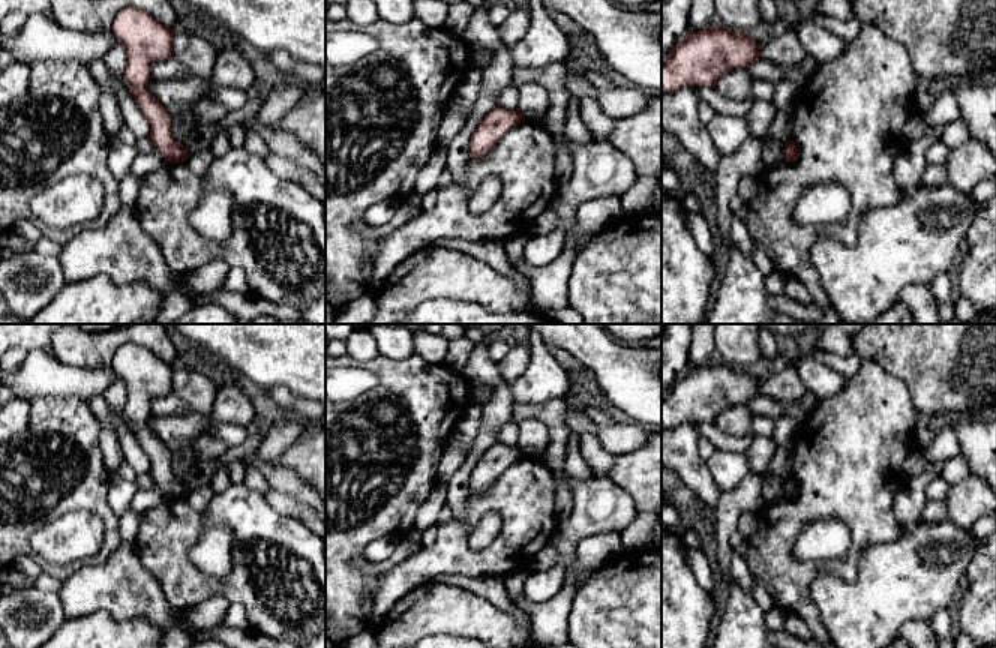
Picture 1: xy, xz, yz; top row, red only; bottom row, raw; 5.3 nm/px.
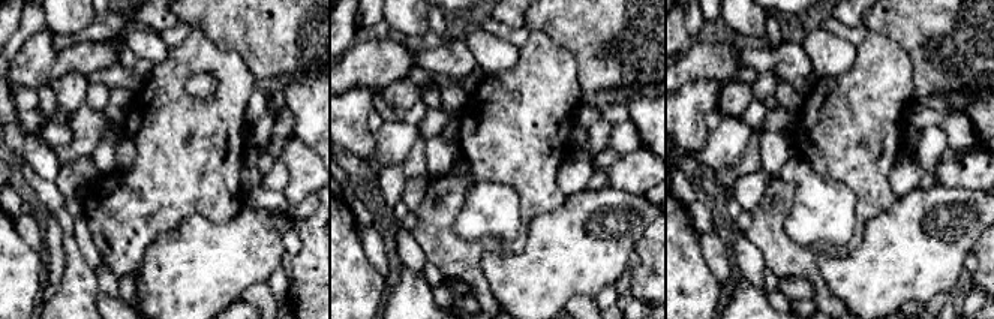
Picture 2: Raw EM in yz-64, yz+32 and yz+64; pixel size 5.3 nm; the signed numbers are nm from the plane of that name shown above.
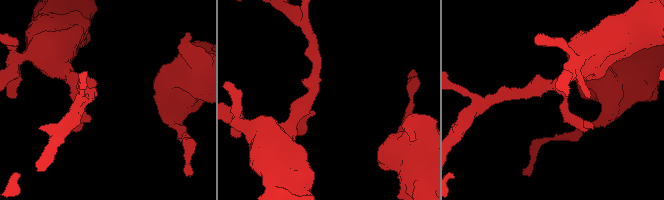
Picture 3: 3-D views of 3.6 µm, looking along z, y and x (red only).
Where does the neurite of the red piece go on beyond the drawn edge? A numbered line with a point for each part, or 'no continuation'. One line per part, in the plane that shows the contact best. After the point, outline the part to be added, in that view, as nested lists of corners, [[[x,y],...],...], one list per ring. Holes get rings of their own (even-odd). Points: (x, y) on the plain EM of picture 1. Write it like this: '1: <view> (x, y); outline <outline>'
no continuation

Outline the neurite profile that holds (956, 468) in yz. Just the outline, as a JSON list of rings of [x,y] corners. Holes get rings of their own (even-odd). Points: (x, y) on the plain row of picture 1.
[[[958,453],[944,462],[942,477],[951,486],[964,480],[970,474],[966,458]]]

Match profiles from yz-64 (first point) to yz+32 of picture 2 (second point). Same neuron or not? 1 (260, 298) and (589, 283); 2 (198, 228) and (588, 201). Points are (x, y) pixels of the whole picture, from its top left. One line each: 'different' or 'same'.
1: different
2: same

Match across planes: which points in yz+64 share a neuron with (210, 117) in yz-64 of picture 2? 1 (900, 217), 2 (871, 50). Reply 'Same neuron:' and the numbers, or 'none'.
Same neuron: 2

